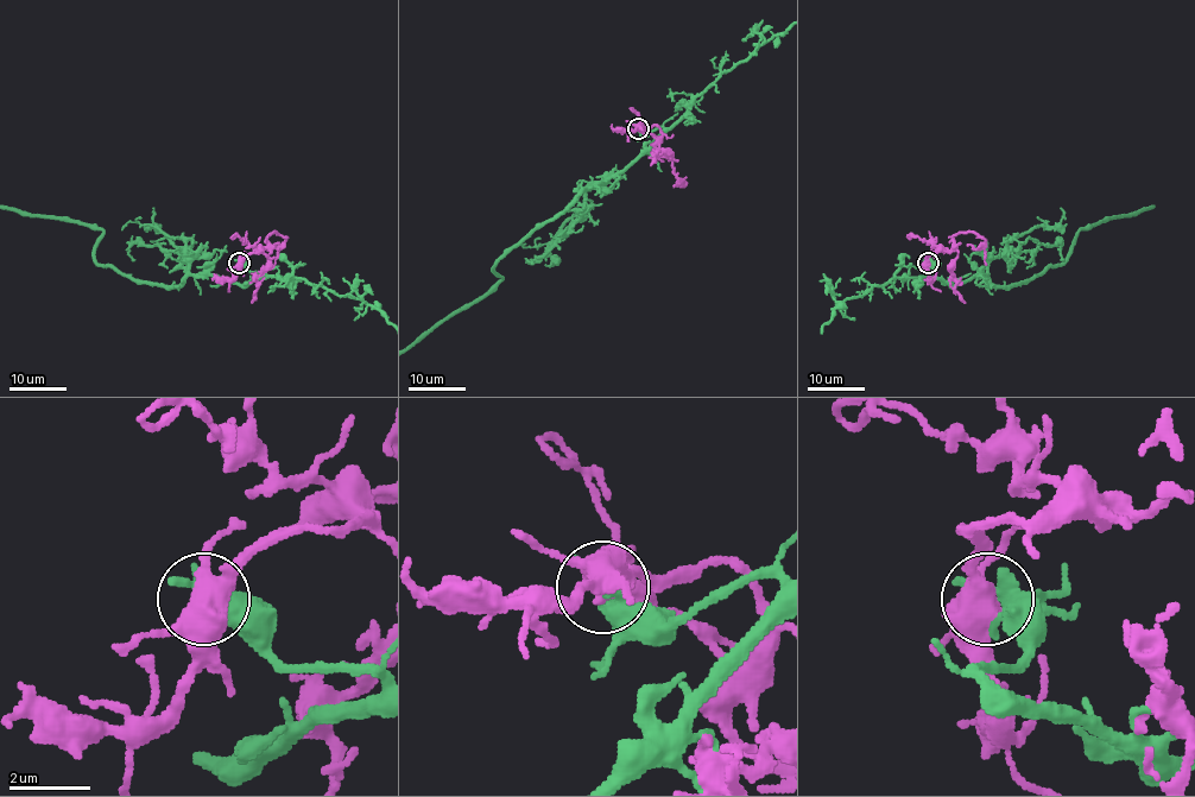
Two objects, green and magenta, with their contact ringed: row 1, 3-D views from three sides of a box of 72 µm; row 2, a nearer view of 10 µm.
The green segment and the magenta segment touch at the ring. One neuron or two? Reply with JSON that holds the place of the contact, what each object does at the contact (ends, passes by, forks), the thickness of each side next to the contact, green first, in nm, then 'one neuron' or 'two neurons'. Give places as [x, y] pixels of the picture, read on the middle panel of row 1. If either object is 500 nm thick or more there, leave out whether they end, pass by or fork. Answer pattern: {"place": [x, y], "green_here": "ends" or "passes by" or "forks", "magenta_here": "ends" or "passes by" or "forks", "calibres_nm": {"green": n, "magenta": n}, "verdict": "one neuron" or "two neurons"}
{"place": [638, 128], "calibres_nm": {"green": 420, "magenta": 550}, "verdict": "two neurons"}

